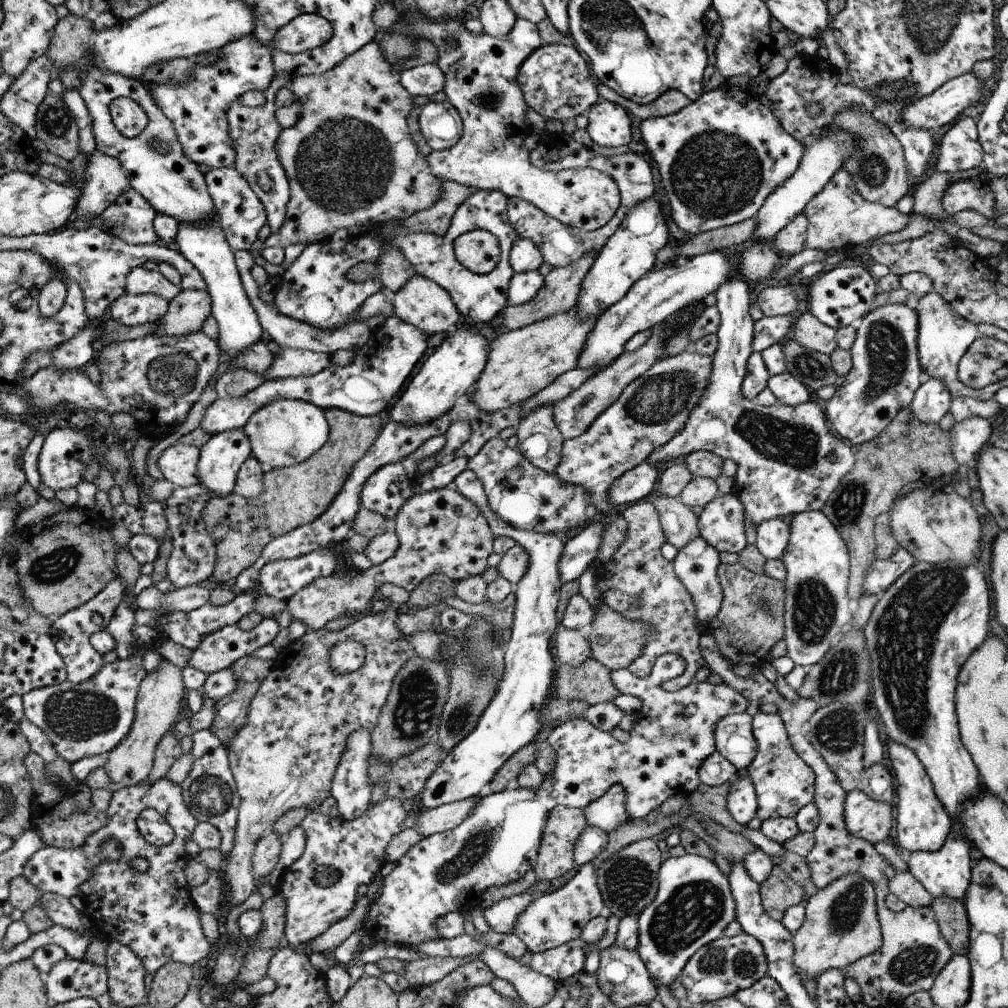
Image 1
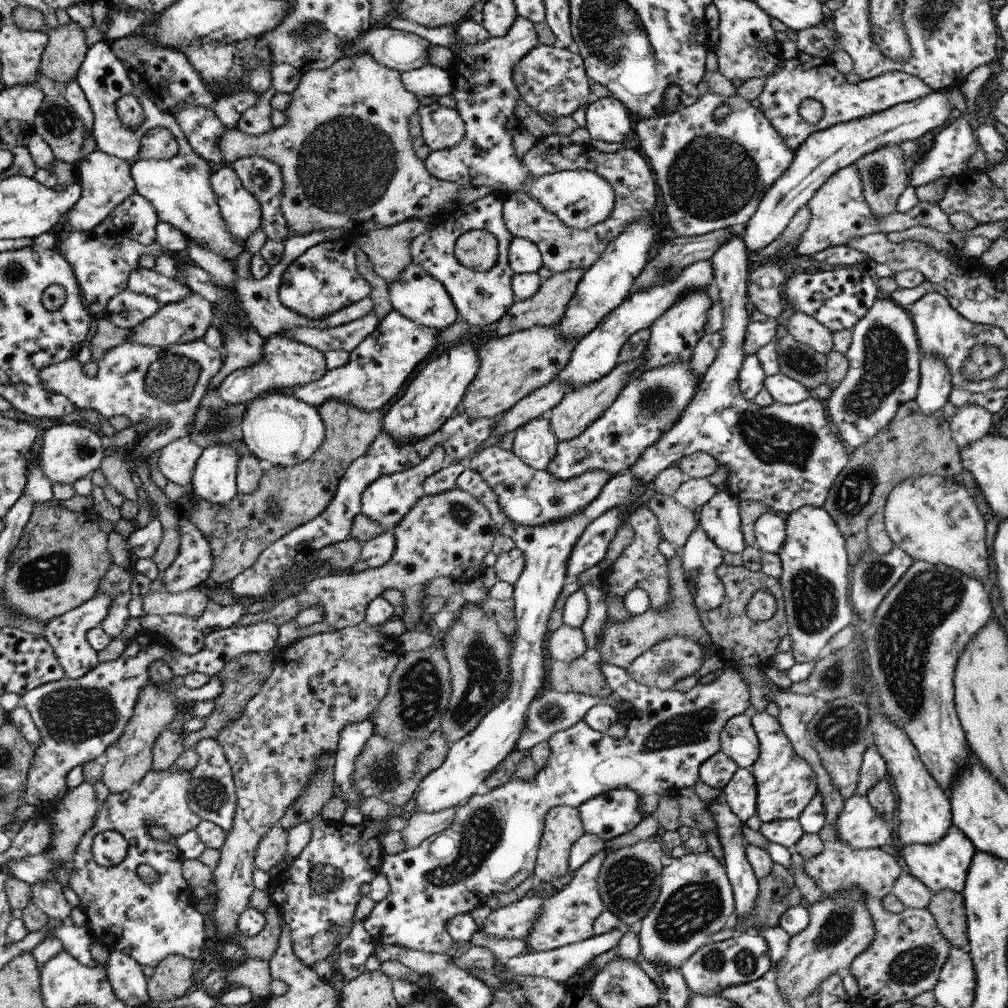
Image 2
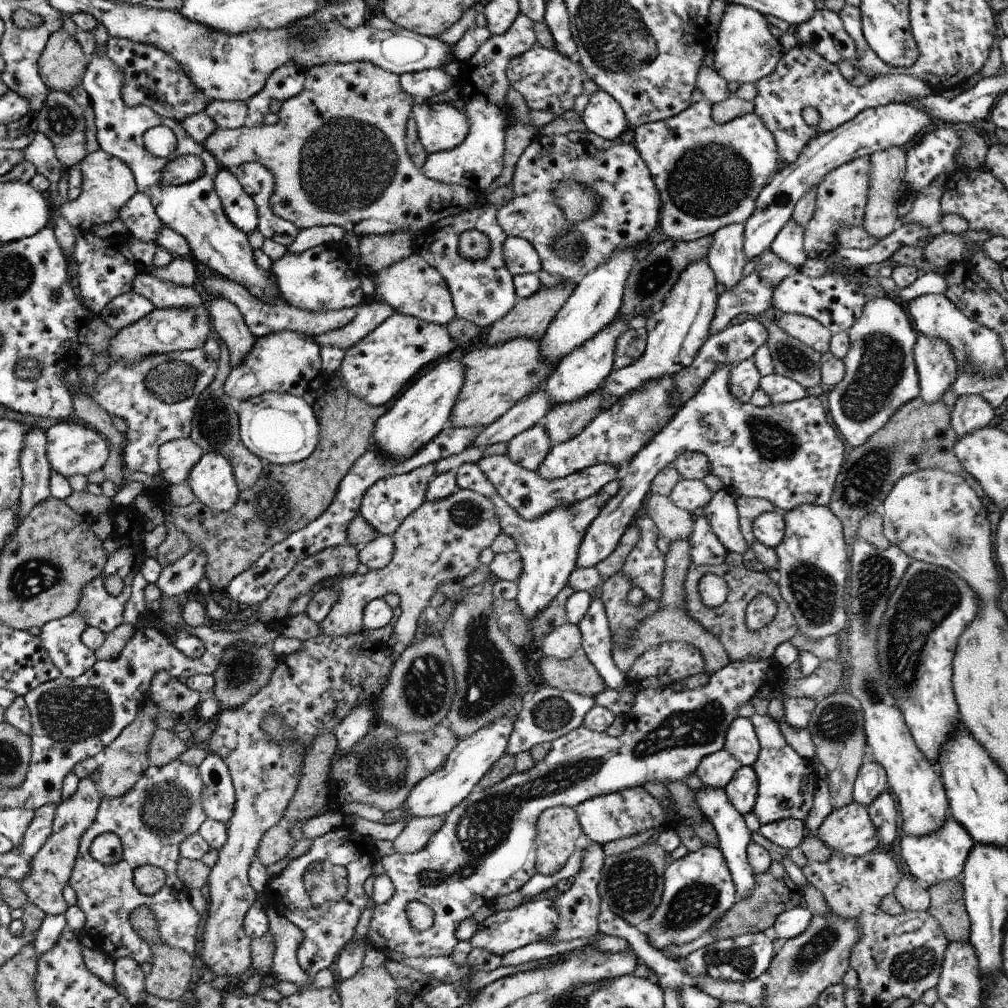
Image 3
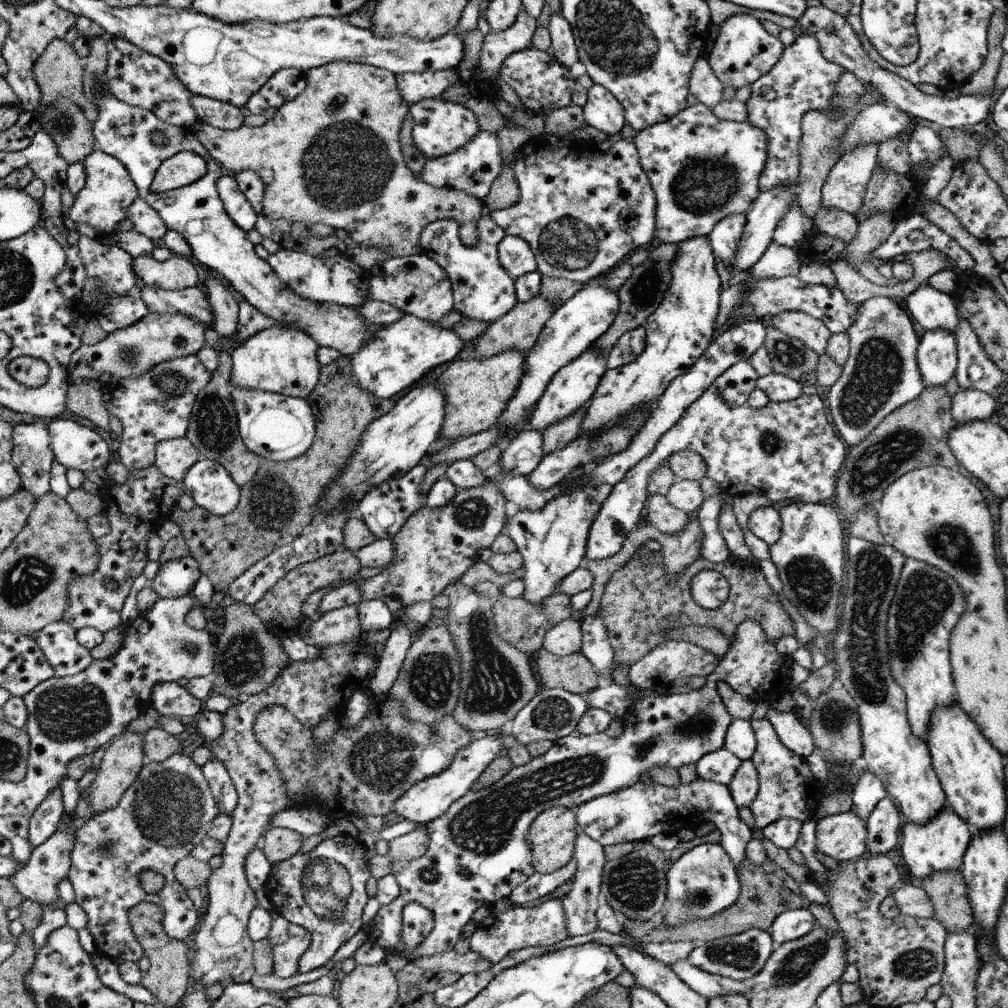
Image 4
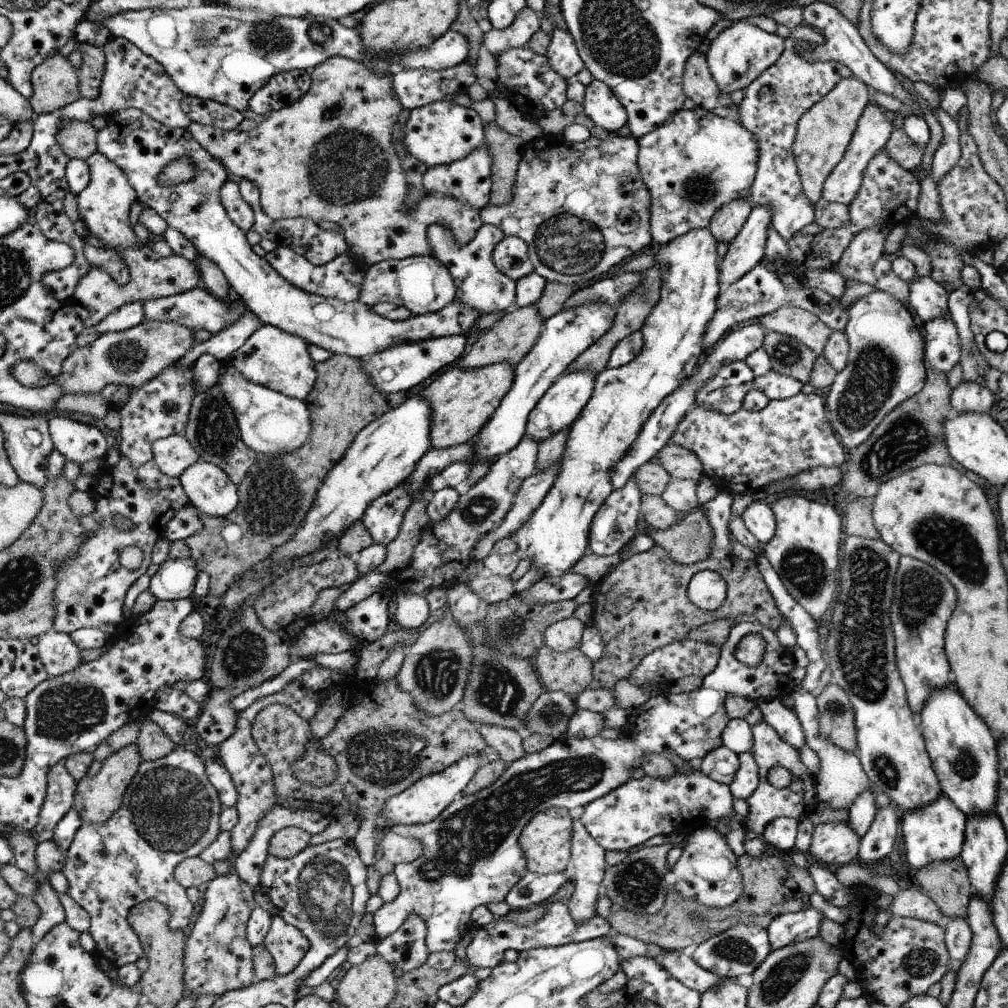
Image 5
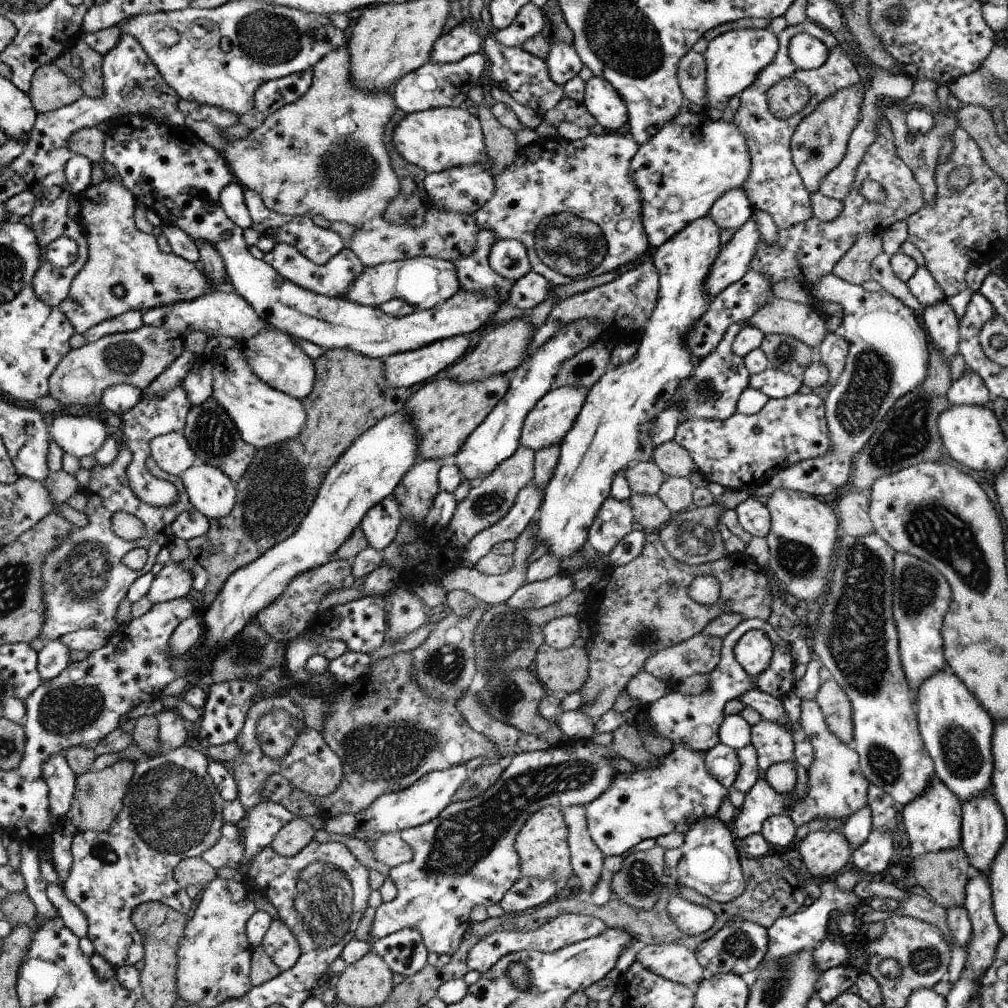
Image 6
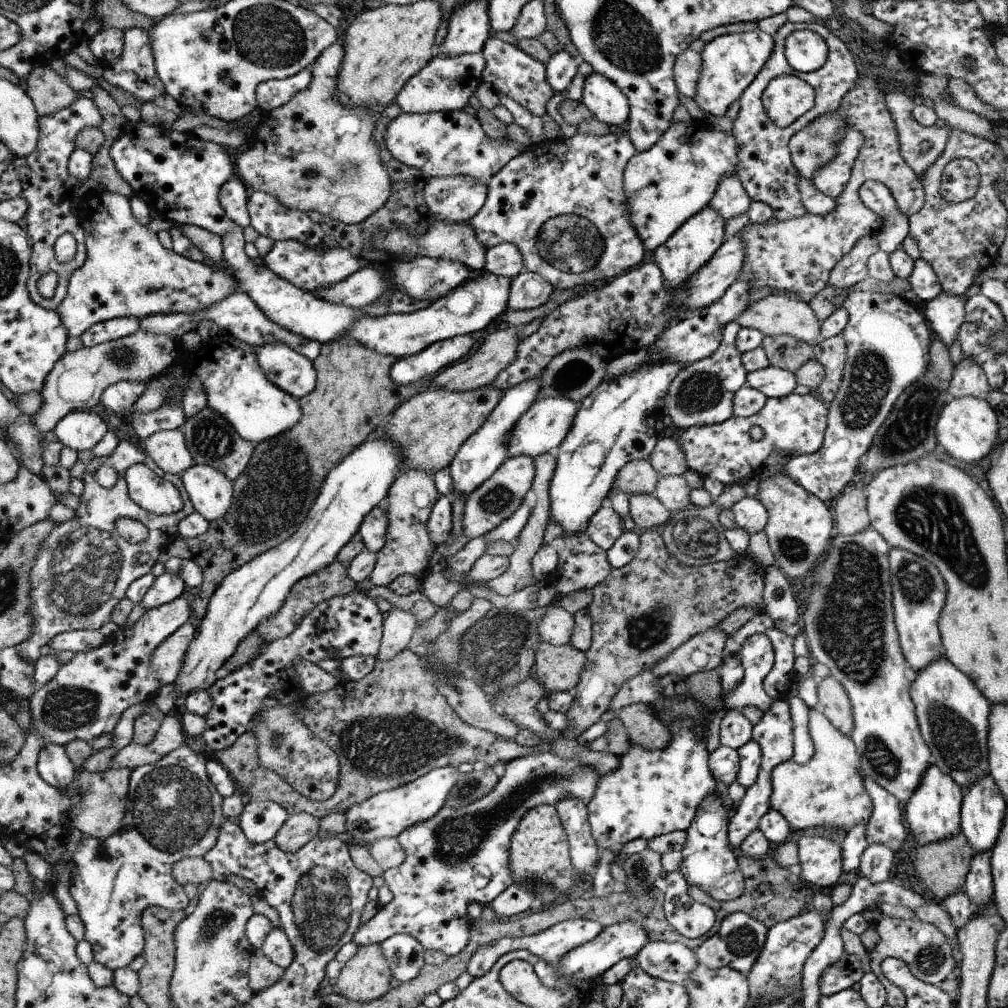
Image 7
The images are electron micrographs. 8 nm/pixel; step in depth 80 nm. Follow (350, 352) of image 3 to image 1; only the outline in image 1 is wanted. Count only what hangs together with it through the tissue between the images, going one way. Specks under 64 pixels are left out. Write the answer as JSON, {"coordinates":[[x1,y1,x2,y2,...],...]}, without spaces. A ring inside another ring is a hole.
{"coordinates":[[392,314,386,318,380,328,374,328,370,338,357,351,351,363,346,366,331,364,318,374,305,377,279,378,266,381,257,389,239,399,216,399,206,410,200,427,212,434,243,428,248,419,265,404,278,399,300,399,310,404,315,404,323,410,337,408,360,416,374,416,382,414,382,410,388,410,395,402,396,394,403,390,406,382,412,376,412,370,423,358,428,343,428,336,422,329,413,324,399,319],[375,336,384,336,382,342,378,342]]}

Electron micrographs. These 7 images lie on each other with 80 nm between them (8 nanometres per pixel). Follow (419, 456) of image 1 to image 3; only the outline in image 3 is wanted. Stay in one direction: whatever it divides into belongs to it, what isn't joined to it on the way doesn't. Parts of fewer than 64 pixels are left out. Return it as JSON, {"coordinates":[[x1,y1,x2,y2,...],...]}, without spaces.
{"coordinates":[[435,464,424,465,401,475,392,475,377,480,369,486,361,500,359,514,371,524,380,535,392,535,404,519,426,501,425,492,434,474]]}

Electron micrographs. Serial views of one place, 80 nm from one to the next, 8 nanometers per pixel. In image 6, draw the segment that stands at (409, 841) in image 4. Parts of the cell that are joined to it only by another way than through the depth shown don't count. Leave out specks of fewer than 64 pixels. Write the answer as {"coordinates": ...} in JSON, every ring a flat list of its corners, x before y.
{"coordinates":[[398,833,374,837,374,857,390,868,410,862,413,857,411,846]]}

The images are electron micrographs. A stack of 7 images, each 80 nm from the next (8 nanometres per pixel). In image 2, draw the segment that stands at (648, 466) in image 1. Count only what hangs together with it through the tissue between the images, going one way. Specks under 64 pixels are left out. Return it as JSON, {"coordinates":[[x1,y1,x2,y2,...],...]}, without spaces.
{"coordinates":[[467,463,456,482,460,490,473,494,485,504,495,522,498,534,509,536,515,542,516,548,522,551,525,556,525,565,524,572,513,584,515,591,512,599,515,604,517,631,511,640,512,649,509,656,511,685,508,694,498,706,495,706,492,711,484,716,480,724,470,734,450,746,442,766,439,766,421,780,413,798,416,801,418,811,424,813,437,813,462,805,476,793,478,784,485,782,485,778,498,764,515,750,516,740,518,740,526,722,526,711,529,704,534,698,542,694,542,690,547,686,546,659,548,656,544,642,549,632,546,629,546,622,548,622,548,616,554,608,556,598,558,598,566,582,569,581,567,562,574,545,578,542,588,524,596,520,606,509,632,499,636,502,647,489,630,472,622,476,614,475,604,485,600,494,579,513,546,524,522,526,511,521,505,515,496,493,482,478,482,475,476,469,470,468]]}

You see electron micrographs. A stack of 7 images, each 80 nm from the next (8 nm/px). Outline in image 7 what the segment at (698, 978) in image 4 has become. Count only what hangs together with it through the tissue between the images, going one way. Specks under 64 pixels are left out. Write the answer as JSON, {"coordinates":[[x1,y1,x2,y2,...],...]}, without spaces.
{"coordinates":[[650,941,640,950,638,966,651,977,682,984,697,961,684,943]]}

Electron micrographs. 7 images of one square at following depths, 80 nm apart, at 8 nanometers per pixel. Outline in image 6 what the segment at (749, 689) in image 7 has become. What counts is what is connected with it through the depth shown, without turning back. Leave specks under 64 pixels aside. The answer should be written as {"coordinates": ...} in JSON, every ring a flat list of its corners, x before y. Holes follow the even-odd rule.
{"coordinates":[[760,629,748,631,736,643,734,654,740,667,746,671,750,678,758,678,771,661,773,646,769,636],[752,687,736,699,742,701,745,707,752,706,754,710,759,712,762,719,774,721,786,727,793,734,793,727,783,707,783,701,780,699,770,696,770,694,761,691,758,687]]}

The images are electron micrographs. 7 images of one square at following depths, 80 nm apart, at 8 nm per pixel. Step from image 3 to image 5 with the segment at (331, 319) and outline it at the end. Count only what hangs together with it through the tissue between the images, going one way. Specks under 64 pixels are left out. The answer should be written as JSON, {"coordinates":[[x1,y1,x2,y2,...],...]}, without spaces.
{"coordinates":[[247,310,243,318,230,325,227,330,212,335,205,342,194,345,184,358,175,363,175,366,178,369,188,369,203,354,211,354,219,362,232,358,233,352,236,352,248,340,248,337,262,326,262,322,250,310]]}

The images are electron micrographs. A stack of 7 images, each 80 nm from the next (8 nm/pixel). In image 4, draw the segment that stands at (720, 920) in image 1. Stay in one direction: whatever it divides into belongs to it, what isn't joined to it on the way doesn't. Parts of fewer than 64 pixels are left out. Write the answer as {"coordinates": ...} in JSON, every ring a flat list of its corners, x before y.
{"coordinates":[[703,843,670,862,667,872,667,902,662,920,670,926,703,919,728,909,741,893,741,884,733,860,717,843]]}

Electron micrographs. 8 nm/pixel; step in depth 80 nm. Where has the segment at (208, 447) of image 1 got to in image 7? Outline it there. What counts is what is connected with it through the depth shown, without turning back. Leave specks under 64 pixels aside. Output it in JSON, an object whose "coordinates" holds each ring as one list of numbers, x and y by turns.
{"coordinates":[[194,464,180,474,193,507,207,521,221,519,233,500,233,481,218,469]]}

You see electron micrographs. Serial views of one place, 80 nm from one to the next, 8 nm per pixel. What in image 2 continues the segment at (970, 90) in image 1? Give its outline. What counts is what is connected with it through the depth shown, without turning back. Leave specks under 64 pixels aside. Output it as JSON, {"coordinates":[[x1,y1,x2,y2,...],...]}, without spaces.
{"coordinates":[[949,89,935,91,926,98,900,103,810,135,798,147,790,166,765,190,756,212,745,224,743,239,747,250,755,253,772,244,790,224,798,209,807,205,814,193,841,168,883,146,900,146,904,141,917,141,926,132,950,120,954,107,944,96,947,91]]}

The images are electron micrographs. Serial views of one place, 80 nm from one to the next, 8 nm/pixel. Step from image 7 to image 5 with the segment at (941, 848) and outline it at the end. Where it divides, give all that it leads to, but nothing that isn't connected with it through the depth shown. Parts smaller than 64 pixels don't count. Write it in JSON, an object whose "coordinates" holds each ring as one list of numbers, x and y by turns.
{"coordinates":[[959,856,919,868,913,872,912,882,934,900,946,918,966,919,973,888]]}

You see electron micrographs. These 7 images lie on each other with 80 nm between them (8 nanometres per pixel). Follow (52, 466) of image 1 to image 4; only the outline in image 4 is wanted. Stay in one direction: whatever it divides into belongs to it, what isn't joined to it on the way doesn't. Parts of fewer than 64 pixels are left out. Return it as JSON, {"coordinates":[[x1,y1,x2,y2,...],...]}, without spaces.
{"coordinates":[[62,417,51,419,47,427,51,436,50,444,53,457,60,464,63,464,66,470,78,469,84,473,87,470,105,467,106,464,112,461,108,444,98,434,98,431,88,428,88,426,82,426,74,422,74,420]]}

